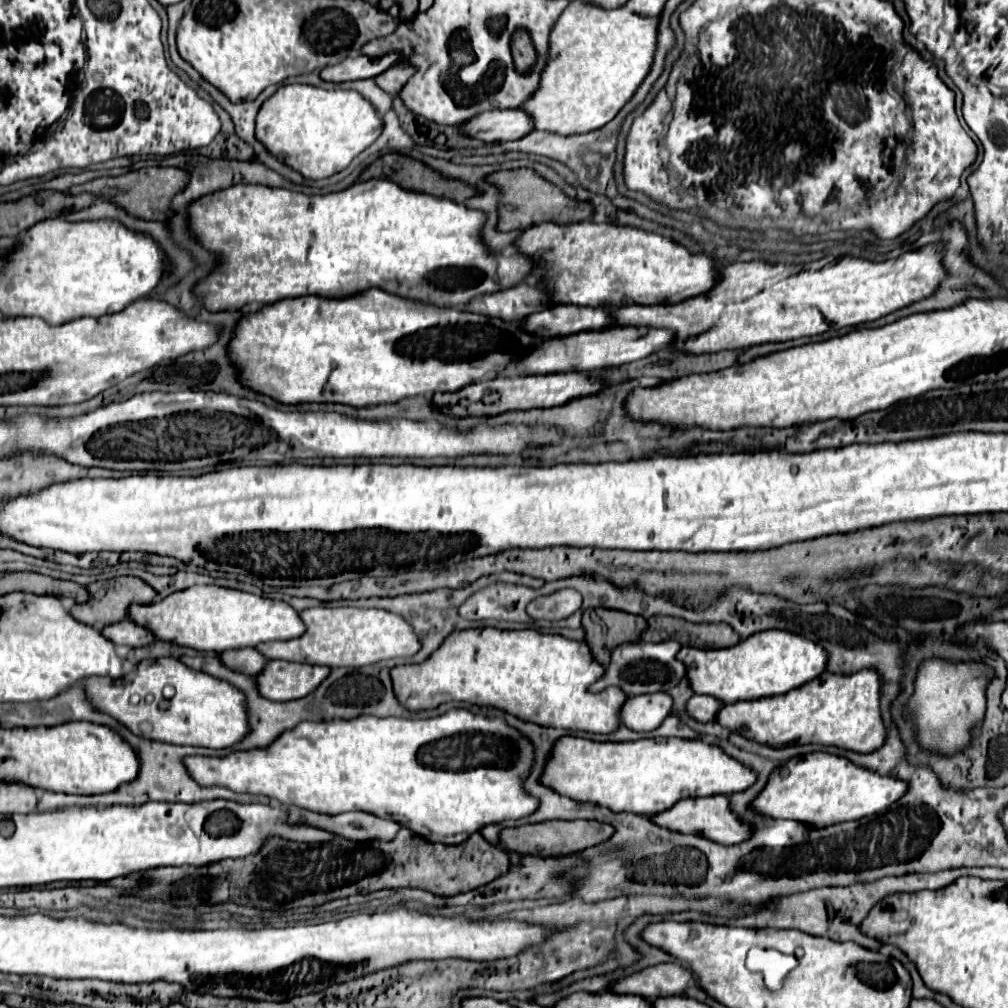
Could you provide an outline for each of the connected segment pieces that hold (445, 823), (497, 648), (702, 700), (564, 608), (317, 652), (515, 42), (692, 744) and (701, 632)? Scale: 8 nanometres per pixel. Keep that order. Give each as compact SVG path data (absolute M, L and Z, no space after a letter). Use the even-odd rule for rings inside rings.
M452 709L430 719L398 719L362 715L350 721L304 721L280 733L268 747L232 751L224 757L184 757L188 775L200 787L226 787L234 793L252 793L278 799L282 805L296 805L308 811L338 815L346 811L366 811L382 819L392 819L432 843L458 845L468 835L488 823L520 819L536 811L538 801L522 789L524 775L530 773L534 749L530 741L502 719L472 715L466 709Z
M494 627L454 631L426 661L390 671L394 695L408 711L434 709L440 703L464 701L502 709L522 721L568 731L610 733L620 727L618 709L626 695L618 687L590 693L588 685L604 675L584 641L542 635L534 629L500 631Z
M692 695L686 703L686 713L688 717L696 719L696 721L714 721L714 715L716 711L722 707L722 703L714 697L708 697L708 695Z
M560 589L552 595L538 597L528 603L526 613L532 619L546 619L546 621L558 621L570 617L576 609L582 605L582 595L576 589Z
M312 607L300 611L300 619L306 625L304 635L288 639L288 641L272 641L256 645L256 651L268 659L284 659L296 663L310 663L310 665L324 665L324 667L362 667L370 663L378 663L392 657L412 657L420 649L418 635L412 631L412 625L404 621L400 615L392 615L384 609L358 609L358 607Z
M516 31L512 37L512 55L514 55L514 65L516 71L526 73L530 65L536 61L536 51L530 43L530 37L526 31Z
M560 737L544 765L540 783L556 789L558 795L590 801L610 811L652 815L666 811L684 797L730 795L744 791L756 775L728 757L722 749L698 739L656 737L626 743L596 743L580 737Z
M652 615L642 641L666 641L674 639L688 647L698 649L718 649L732 647L740 641L740 635L726 623L690 623L678 617Z

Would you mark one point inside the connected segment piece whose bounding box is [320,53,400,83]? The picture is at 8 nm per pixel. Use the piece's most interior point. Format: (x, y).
(361, 67)

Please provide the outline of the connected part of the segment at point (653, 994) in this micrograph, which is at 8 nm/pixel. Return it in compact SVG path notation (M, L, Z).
M678 961L660 963L660 965L646 967L640 973L632 973L624 979L610 983L610 991L630 993L630 995L638 995L648 1001L654 1001L658 997L680 995L686 989L688 981L692 979L694 979L692 973Z

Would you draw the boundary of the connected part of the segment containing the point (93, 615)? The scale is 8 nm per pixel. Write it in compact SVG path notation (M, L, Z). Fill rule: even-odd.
M114 577L108 581L90 583L88 593L100 593L90 597L82 605L72 605L70 615L80 623L102 629L128 617L126 609L132 603L152 603L156 591L138 577Z

